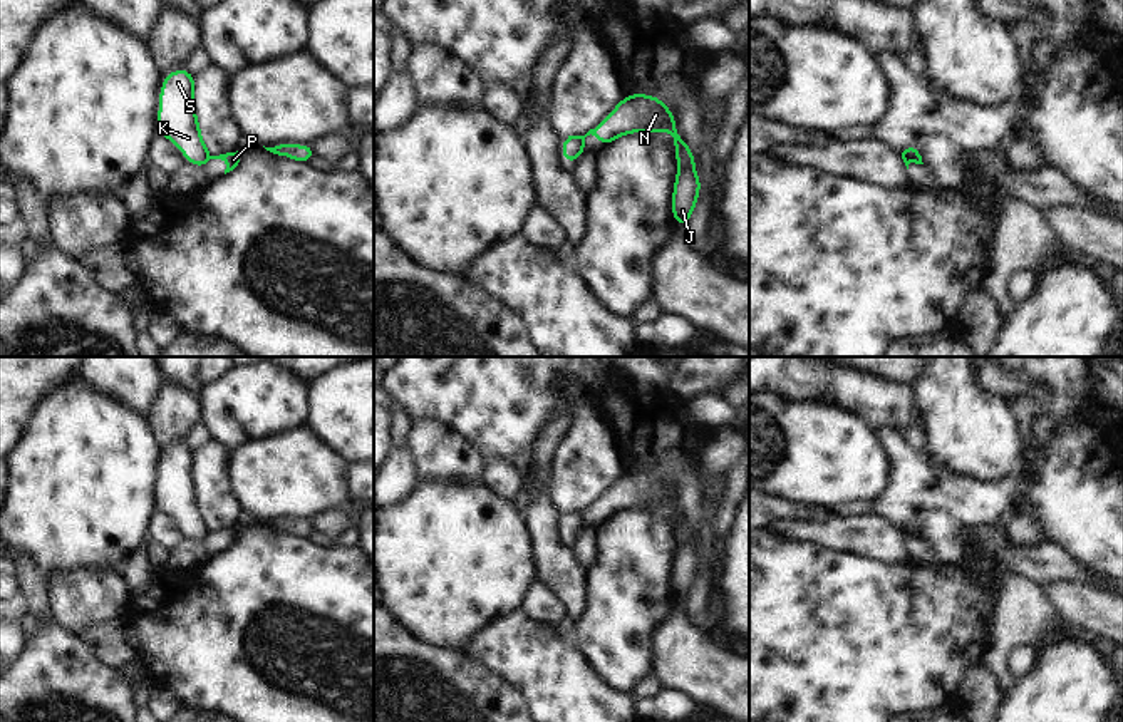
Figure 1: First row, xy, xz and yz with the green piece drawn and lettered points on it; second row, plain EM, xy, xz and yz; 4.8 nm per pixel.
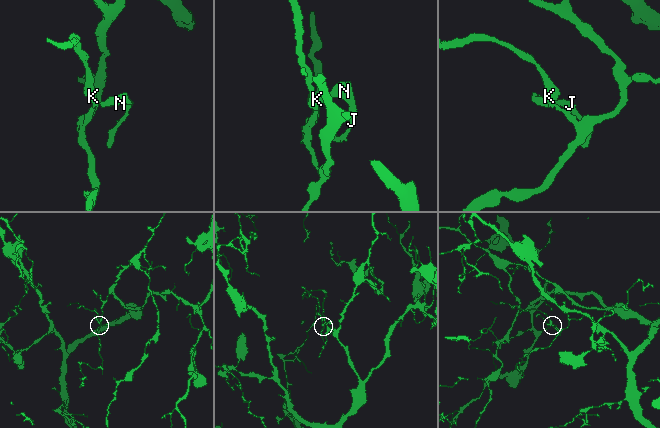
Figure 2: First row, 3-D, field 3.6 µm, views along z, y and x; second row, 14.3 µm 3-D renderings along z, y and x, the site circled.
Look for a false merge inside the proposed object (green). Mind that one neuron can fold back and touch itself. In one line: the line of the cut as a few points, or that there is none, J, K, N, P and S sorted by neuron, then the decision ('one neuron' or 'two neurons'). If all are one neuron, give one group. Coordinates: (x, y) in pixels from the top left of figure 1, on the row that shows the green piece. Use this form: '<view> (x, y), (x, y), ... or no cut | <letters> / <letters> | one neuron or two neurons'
xz (580, 136), (584, 151) | J N P / K S | two neurons

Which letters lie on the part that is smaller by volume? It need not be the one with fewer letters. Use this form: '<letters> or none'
J, N, P

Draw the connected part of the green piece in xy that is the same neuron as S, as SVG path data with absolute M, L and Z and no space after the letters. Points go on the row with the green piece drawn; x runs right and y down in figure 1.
M184 67L166 74L159 92L159 136L173 141L186 162L203 166L210 151L203 142L193 92L196 79Z

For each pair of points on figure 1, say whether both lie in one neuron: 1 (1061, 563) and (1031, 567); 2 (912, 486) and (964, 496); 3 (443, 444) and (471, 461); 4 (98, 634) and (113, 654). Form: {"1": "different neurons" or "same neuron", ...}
{"1": "same neuron", "2": "same neuron", "3": "same neuron", "4": "same neuron"}

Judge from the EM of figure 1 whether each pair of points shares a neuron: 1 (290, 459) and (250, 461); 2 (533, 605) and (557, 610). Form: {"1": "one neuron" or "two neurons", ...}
{"1": "one neuron", "2": "one neuron"}

